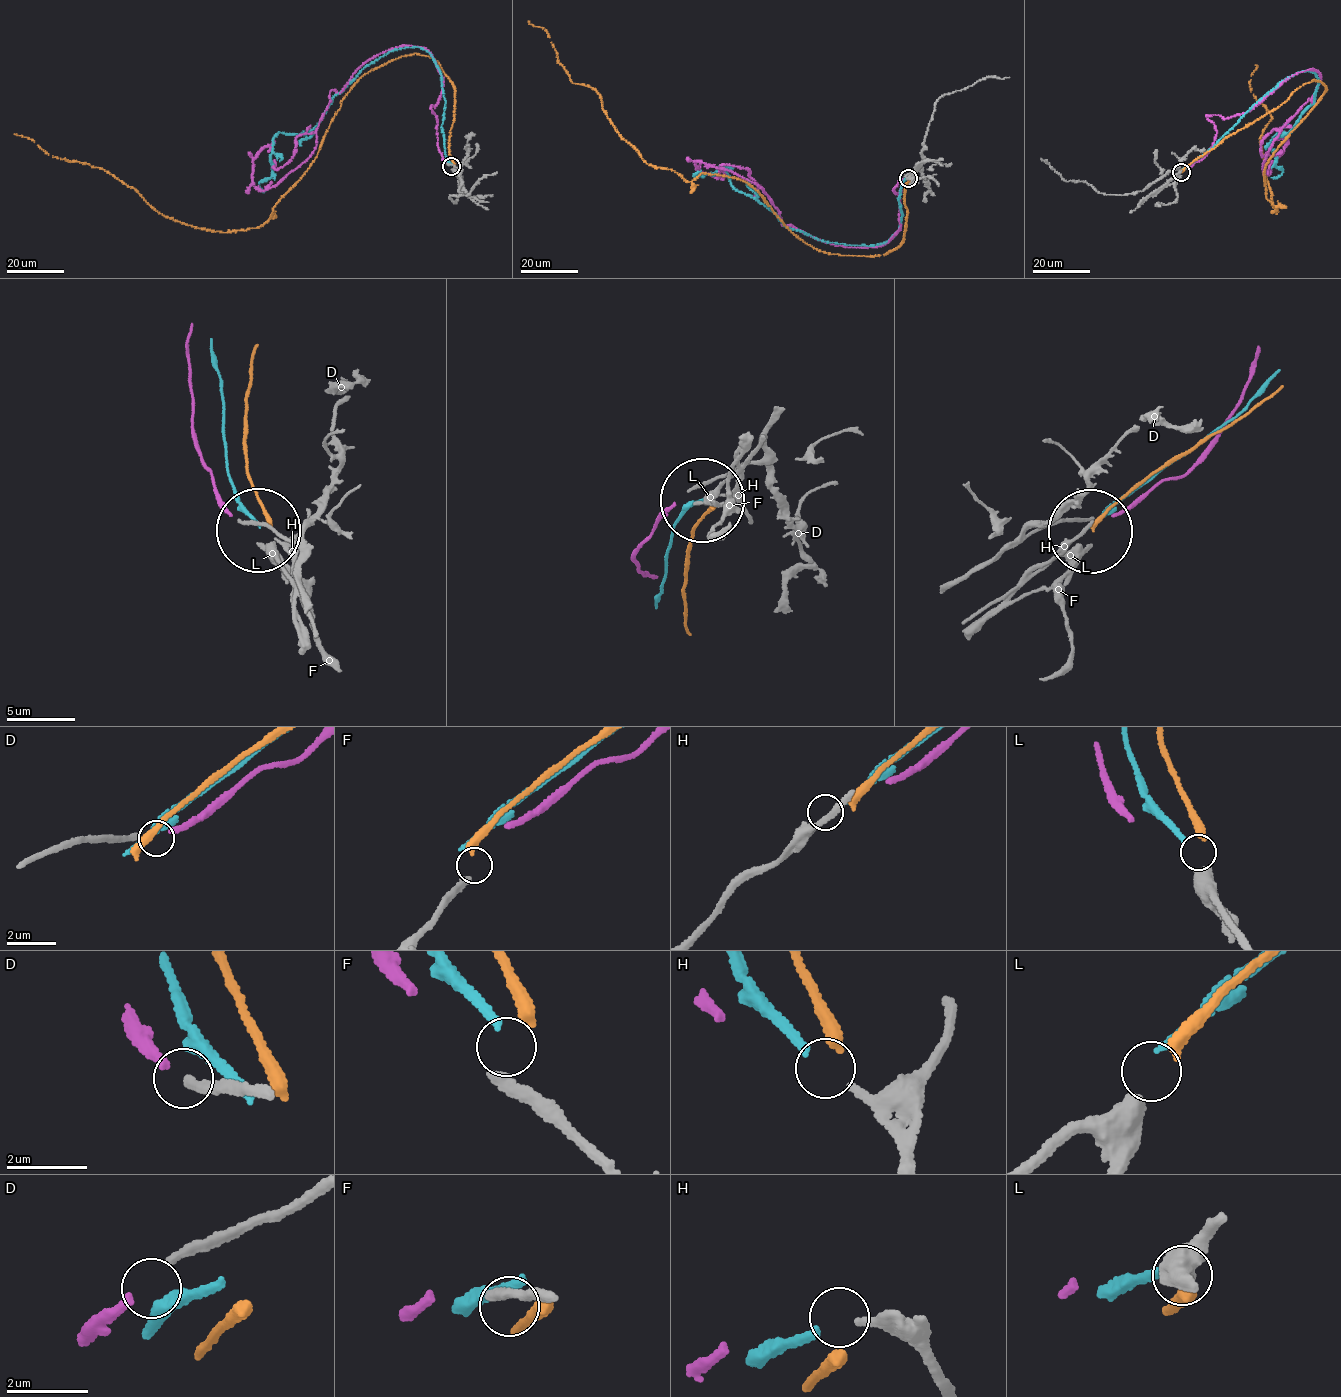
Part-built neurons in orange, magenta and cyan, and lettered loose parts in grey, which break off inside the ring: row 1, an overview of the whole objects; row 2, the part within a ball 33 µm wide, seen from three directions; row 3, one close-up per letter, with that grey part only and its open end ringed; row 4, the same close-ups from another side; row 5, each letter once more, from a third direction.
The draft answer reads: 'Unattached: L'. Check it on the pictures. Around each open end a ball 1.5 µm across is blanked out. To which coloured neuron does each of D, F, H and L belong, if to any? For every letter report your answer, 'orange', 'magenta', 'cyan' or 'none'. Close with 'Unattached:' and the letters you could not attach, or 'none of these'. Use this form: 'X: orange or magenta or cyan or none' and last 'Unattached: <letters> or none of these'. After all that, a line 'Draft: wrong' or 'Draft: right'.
D: magenta
F: none
H: cyan
L: orange
Unattached: F
Draft: wrong

